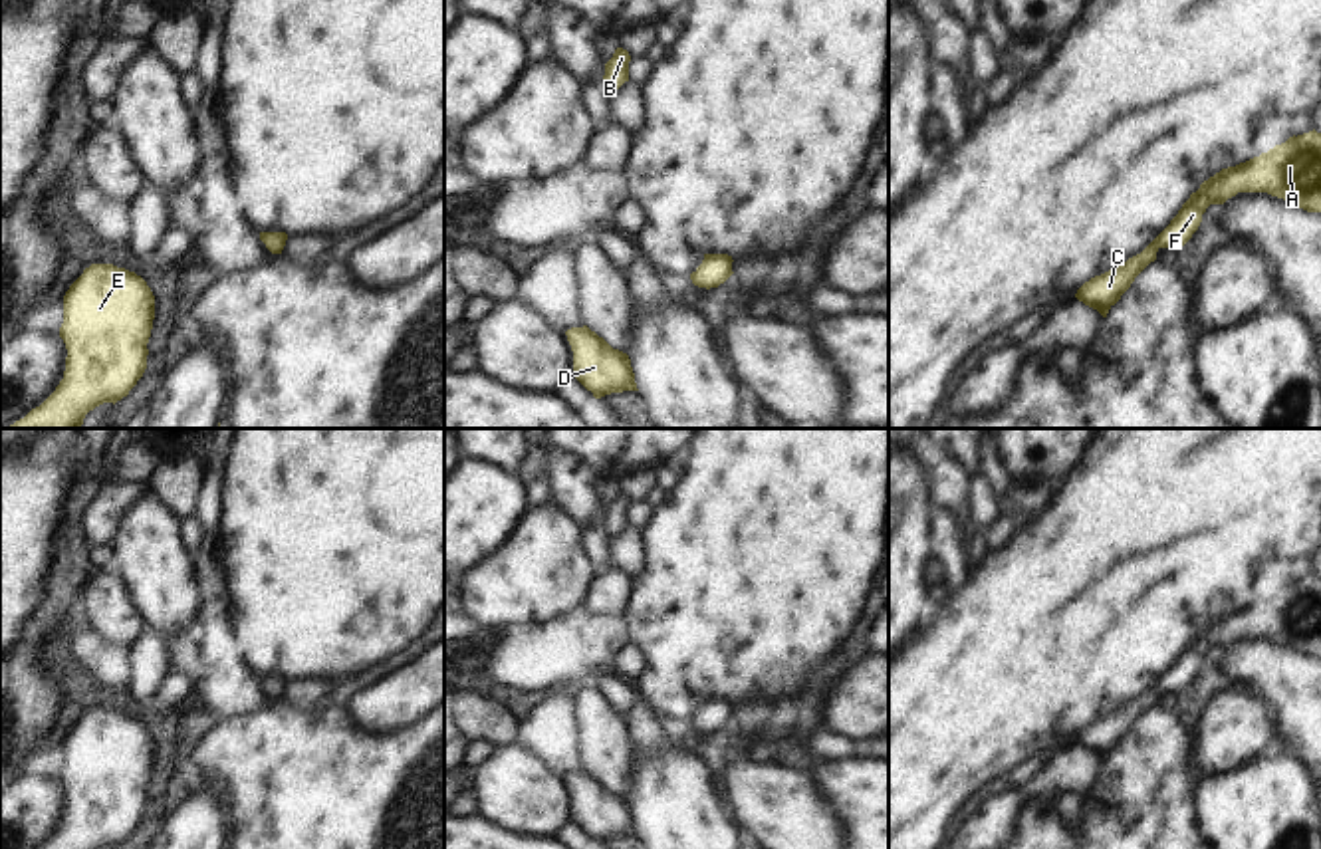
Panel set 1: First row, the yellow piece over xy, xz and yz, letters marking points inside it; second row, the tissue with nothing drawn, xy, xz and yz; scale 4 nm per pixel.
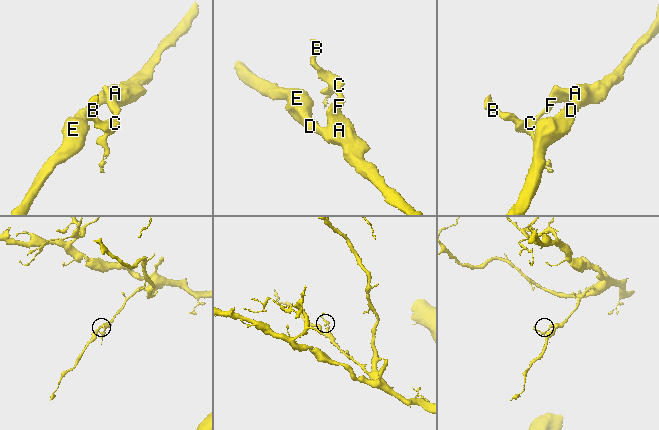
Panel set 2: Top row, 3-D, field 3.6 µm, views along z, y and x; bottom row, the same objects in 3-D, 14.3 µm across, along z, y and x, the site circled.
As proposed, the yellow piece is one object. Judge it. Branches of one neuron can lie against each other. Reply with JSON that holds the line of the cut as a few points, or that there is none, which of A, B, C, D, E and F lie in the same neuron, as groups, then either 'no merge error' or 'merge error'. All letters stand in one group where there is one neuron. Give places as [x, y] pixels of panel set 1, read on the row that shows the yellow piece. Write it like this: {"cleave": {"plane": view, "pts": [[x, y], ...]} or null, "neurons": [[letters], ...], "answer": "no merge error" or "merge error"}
{"cleave": null, "neurons": [["A", "B", "C", "D", "E", "F"]], "answer": "no merge error"}

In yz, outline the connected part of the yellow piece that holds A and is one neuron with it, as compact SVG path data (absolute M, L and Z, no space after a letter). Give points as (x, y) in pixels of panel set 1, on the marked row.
M1321 133L1293 135L1267 153L1222 169L1200 184L1170 224L1137 256L1085 282L1075 298L1107 317L1135 278L1156 260L1160 248L1180 248L1202 222L1210 204L1224 204L1238 192L1267 192L1307 210L1321 212Z

